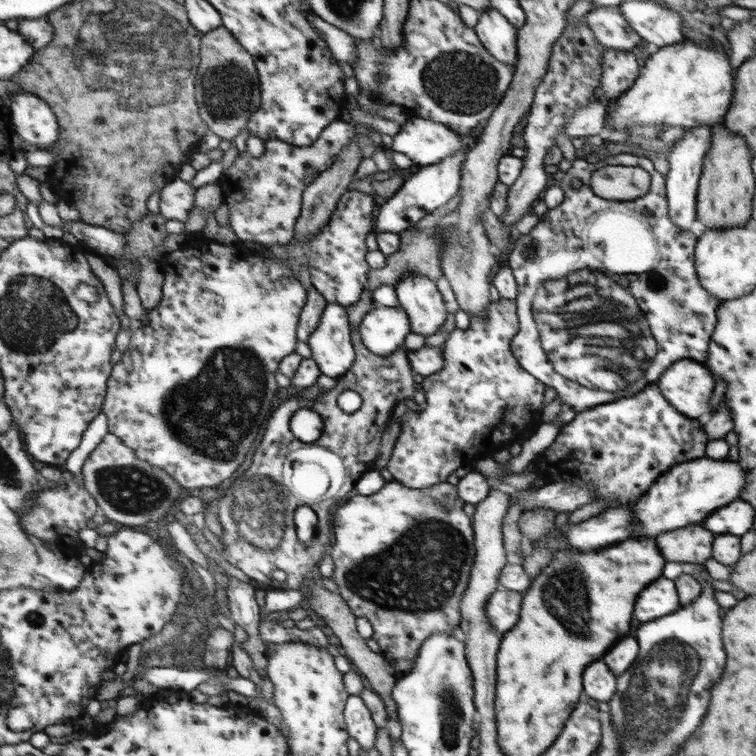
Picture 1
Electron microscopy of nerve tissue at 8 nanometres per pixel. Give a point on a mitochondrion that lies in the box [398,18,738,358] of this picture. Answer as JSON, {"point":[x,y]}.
{"point":[452,79]}

